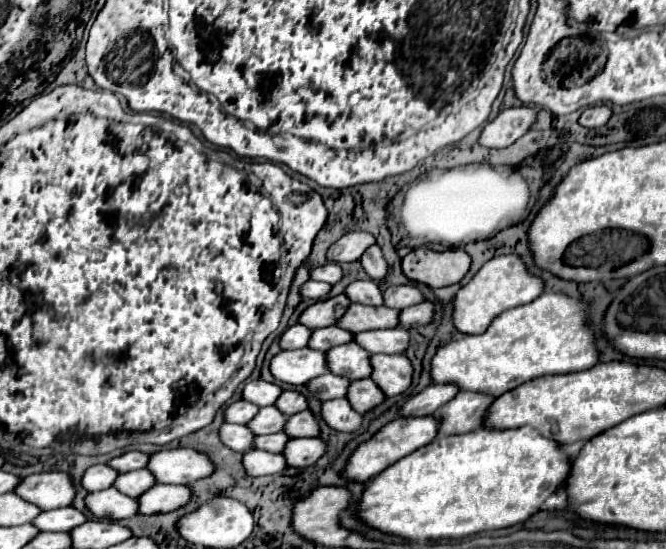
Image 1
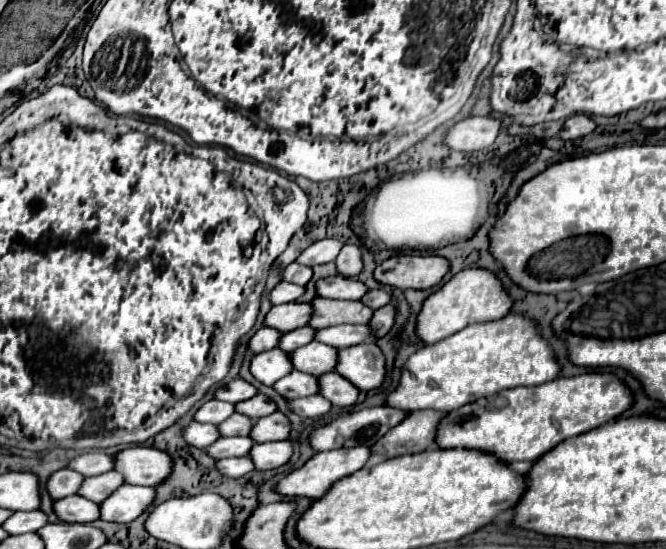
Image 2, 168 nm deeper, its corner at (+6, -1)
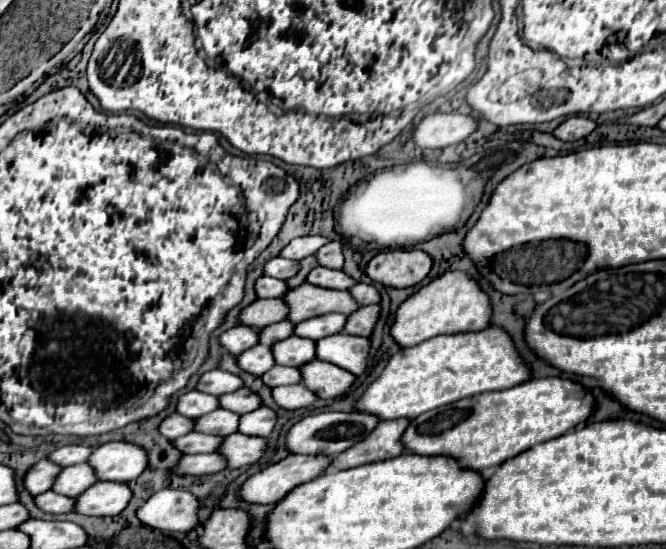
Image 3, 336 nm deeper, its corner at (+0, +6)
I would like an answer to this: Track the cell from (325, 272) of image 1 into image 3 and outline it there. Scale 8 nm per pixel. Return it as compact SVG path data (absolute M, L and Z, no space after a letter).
M275 257L265 265L265 275L269 277L277 277L277 279L291 279L293 275L297 275L301 269L299 261L291 261L291 259L283 259L283 257Z

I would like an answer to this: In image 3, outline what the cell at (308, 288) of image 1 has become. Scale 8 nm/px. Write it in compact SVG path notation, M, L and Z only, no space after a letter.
M263 275L261 279L257 279L255 289L257 289L259 297L283 297L289 291L289 285L287 285L287 281Z

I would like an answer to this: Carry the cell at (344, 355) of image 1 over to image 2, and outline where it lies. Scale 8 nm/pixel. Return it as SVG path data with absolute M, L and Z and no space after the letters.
M309 342L309 346L301 346L301 350L289 352L289 360L293 362L295 370L311 376L321 376L335 370L337 348L323 346L321 342Z

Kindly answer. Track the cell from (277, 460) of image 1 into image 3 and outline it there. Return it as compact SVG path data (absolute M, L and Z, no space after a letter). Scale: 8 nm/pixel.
M209 453L209 455L185 455L175 467L177 473L183 475L207 475L217 473L227 467L227 459L221 453Z

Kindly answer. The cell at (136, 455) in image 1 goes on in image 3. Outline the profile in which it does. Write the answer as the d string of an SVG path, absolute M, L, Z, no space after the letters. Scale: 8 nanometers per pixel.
M83 443L65 445L65 447L57 449L57 451L53 451L49 455L49 459L53 463L59 463L61 467L69 467L69 465L75 465L75 463L87 463L89 457L93 455L93 451L95 451L95 447L89 447L89 445L83 445Z

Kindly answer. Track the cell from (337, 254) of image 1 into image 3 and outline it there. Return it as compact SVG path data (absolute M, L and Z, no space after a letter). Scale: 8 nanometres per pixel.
M311 235L311 237L299 237L299 239L293 239L283 251L281 251L281 257L287 257L287 259L295 259L295 261L301 261L309 255L315 255L315 251L319 251L323 245L327 245L331 239L323 237L323 235Z

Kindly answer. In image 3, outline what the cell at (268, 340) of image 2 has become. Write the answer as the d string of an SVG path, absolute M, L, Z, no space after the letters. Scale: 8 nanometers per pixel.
M239 325L235 329L229 329L227 333L221 335L221 345L233 353L239 355L243 351L247 351L249 347L255 347L259 343L259 329L255 327L247 327L247 325Z

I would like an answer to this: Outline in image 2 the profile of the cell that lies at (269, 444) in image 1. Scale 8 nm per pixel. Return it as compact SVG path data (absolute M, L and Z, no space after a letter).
M247 436L245 438L219 438L217 442L213 442L213 446L207 446L203 450L215 460L221 460L221 458L231 458L231 456L247 456L251 446L253 446L253 440Z

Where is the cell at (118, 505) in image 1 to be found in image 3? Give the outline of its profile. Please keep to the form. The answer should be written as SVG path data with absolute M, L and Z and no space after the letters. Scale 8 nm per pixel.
M47 491L41 495L35 495L35 503L45 513L73 513L75 511L75 499L67 495L59 495L55 491Z

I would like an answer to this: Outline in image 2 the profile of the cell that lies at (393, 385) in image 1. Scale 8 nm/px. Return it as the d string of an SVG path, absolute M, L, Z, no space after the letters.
M375 342L341 348L337 354L337 372L359 390L373 390L383 382L385 358Z

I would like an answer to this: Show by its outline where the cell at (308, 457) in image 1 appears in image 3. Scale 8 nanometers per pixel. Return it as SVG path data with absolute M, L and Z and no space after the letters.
M235 433L235 435L229 435L225 437L227 443L223 443L223 451L219 451L221 455L227 455L227 465L229 469L239 469L239 467L245 467L245 465L255 465L267 451L267 441L263 437L249 437L249 435L243 435L243 433Z

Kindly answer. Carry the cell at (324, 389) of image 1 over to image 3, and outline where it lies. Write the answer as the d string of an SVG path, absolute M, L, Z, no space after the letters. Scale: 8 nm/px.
M275 365L261 379L269 387L279 387L279 385L295 385L295 383L301 383L303 381L303 375L301 375L301 371L297 367L281 367L281 365Z

